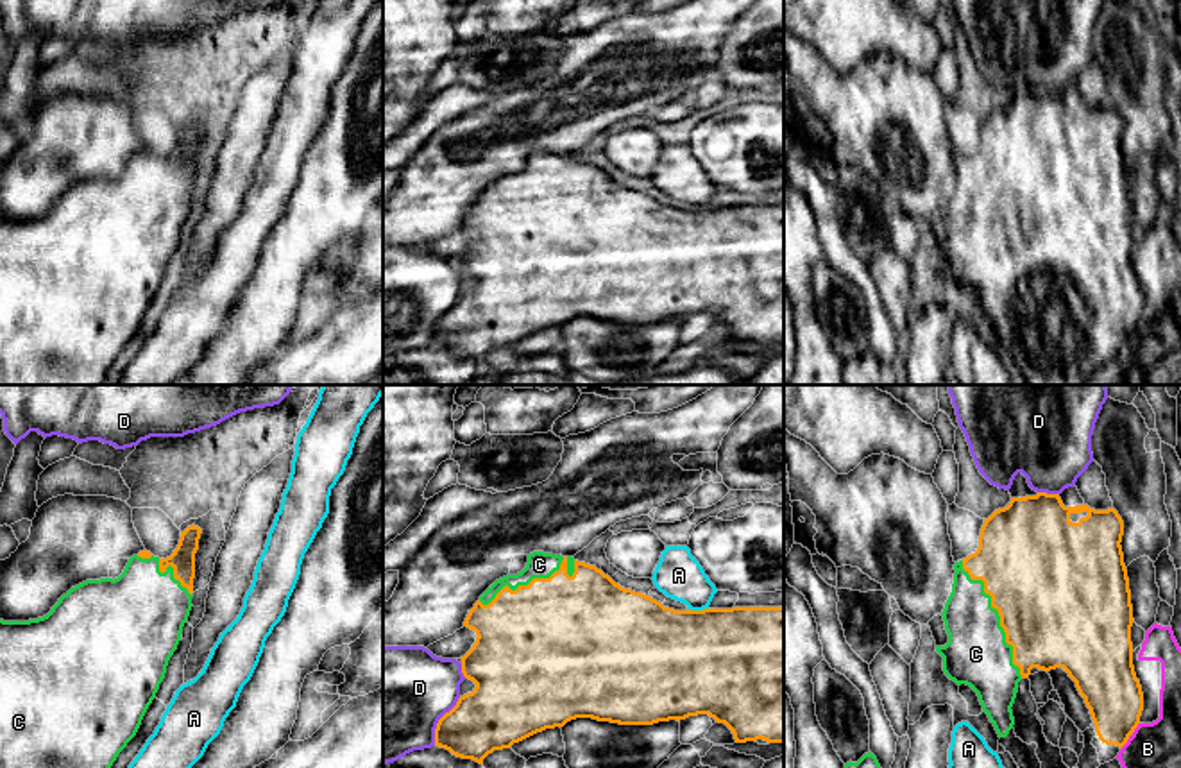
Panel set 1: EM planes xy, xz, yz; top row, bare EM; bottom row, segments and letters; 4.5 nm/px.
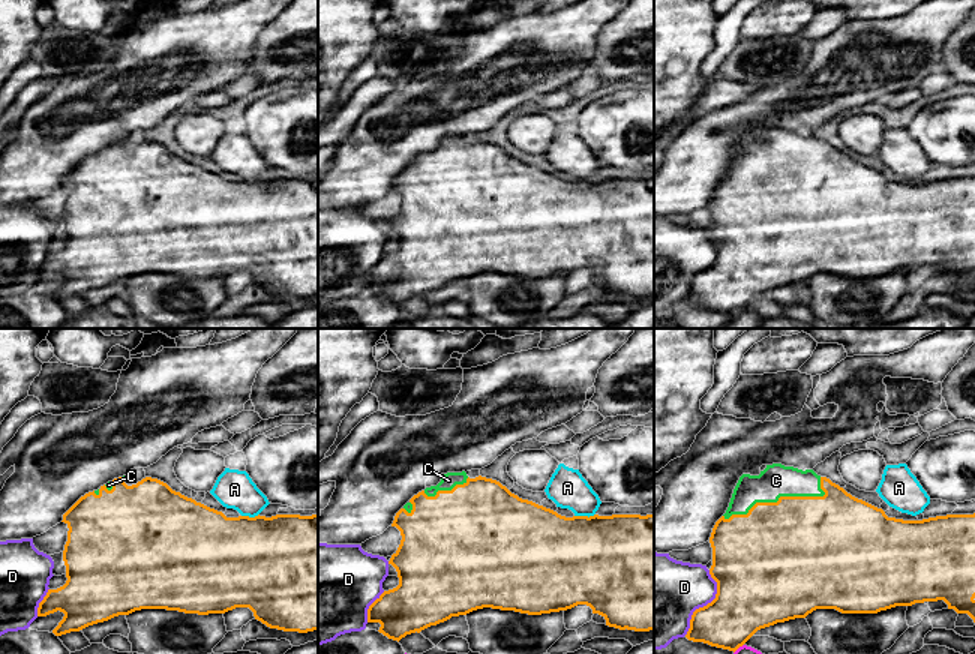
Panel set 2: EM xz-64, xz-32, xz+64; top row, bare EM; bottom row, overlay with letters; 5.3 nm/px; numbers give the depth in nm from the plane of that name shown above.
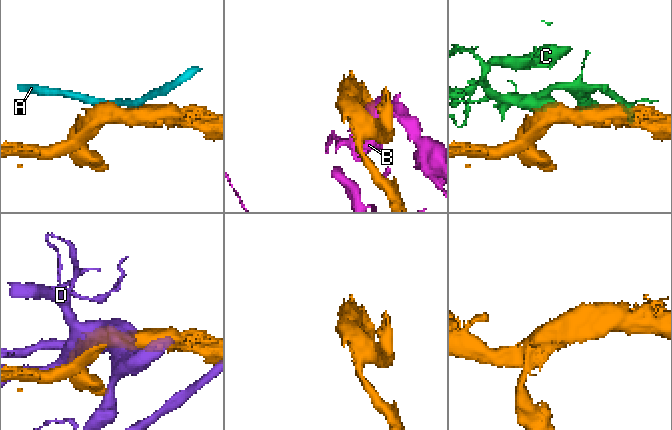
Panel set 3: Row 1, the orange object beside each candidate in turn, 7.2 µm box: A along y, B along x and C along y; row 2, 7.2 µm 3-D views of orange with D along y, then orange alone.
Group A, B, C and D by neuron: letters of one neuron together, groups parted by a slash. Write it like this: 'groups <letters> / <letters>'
groups A / B / C / D

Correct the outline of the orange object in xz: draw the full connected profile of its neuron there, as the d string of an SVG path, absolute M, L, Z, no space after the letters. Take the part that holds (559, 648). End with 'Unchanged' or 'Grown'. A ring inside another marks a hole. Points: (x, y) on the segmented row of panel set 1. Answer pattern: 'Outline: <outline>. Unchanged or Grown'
Outline: M533 551L521 573L496 580L480 596L463 627L478 636L460 657L463 677L476 687L460 696L435 729L435 747L456 757L483 764L494 750L510 748L576 718L653 725L709 714L732 730L735 743L784 743L784 607L675 610L621 587L596 566L574 557Z. Grown

